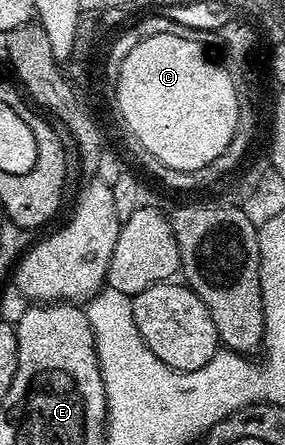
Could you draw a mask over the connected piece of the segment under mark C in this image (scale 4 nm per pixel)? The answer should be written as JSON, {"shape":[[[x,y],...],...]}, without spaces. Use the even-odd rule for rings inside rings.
{"shape":[[[154,34],[154,38],[146,38],[126,54],[120,68],[120,76],[117,77],[114,87],[114,104],[120,107],[120,112],[124,115],[124,124],[136,135],[135,143],[145,148],[154,158],[162,162],[166,167],[183,172],[196,172],[200,167],[212,164],[234,138],[235,126],[238,124],[238,98],[235,96],[234,76],[228,71],[223,63],[215,64],[207,56],[205,45],[198,42],[190,42],[186,38],[174,38],[174,34]]]}

